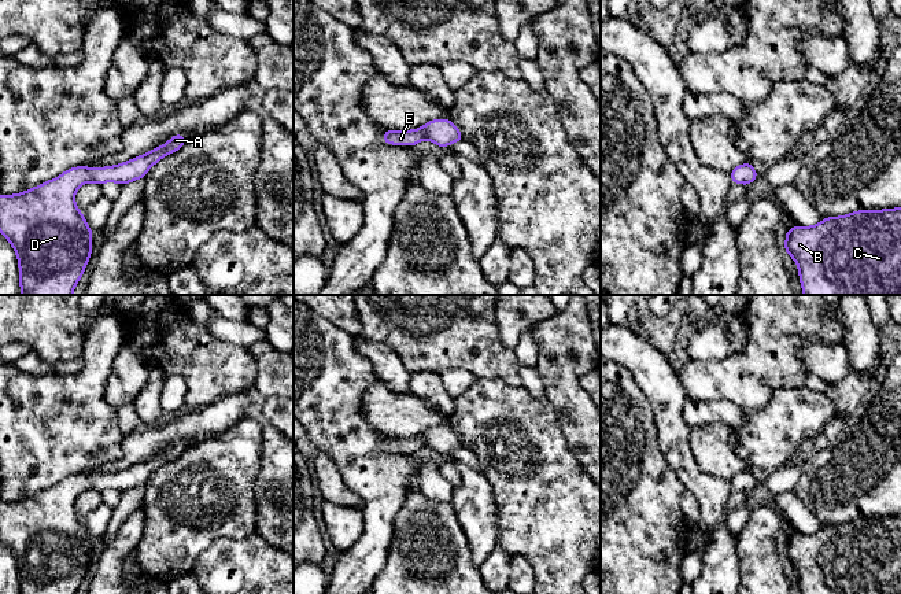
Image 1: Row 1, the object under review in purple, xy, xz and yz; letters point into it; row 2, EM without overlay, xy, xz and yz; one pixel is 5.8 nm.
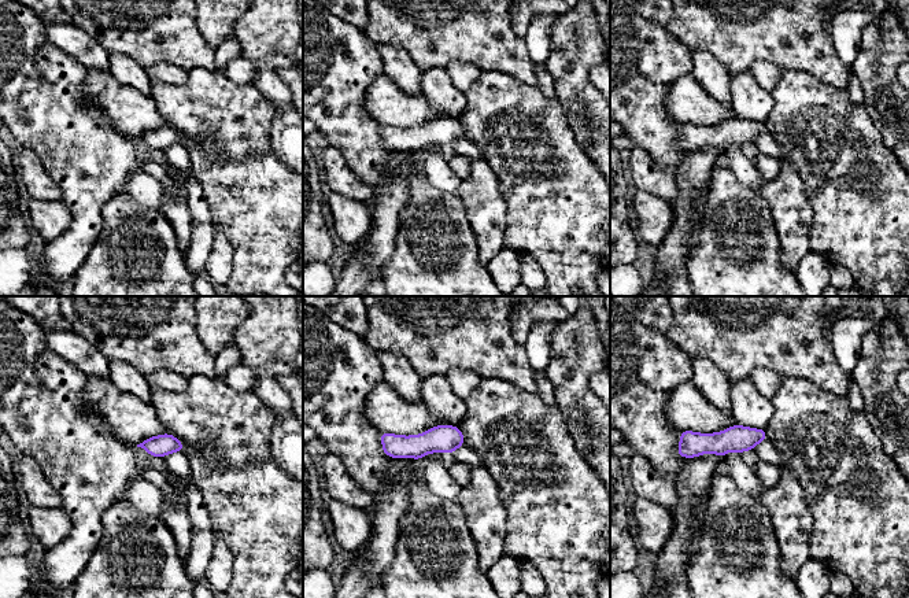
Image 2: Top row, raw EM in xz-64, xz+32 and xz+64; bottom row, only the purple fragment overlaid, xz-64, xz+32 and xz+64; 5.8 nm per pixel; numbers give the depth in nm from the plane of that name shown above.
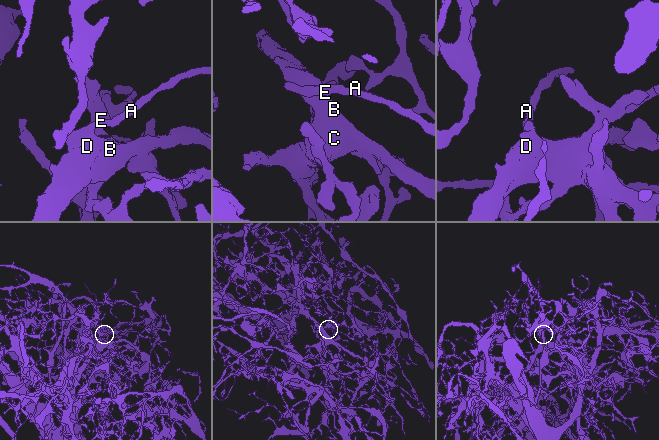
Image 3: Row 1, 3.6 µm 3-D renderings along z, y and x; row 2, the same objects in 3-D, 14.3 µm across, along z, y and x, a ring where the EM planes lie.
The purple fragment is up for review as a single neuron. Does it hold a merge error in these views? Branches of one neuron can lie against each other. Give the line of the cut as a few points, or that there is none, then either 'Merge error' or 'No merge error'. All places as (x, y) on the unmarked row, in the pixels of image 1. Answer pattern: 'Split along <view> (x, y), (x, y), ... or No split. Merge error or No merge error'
No split. No merge error

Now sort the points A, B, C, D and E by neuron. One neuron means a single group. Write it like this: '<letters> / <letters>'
A B C D E

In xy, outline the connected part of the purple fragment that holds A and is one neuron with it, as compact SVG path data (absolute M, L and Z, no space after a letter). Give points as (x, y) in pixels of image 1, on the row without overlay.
M177 440L148 461L107 475L71 475L53 487L16 502L0 501L0 540L11 550L19 572L21 594L77 594L92 561L92 536L75 512L75 499L85 490L125 492L144 486L162 465L178 458L187 446Z

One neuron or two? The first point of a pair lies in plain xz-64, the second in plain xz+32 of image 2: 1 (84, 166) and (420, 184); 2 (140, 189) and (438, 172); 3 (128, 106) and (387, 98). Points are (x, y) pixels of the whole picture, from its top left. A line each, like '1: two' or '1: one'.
1: two
2: one
3: one

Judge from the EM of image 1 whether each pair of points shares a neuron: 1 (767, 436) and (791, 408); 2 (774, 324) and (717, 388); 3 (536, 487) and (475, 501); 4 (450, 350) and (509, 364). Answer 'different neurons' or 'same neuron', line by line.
1: same neuron
2: same neuron
3: different neurons
4: same neuron

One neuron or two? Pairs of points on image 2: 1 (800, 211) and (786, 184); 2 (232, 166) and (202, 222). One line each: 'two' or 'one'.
1: one
2: two

